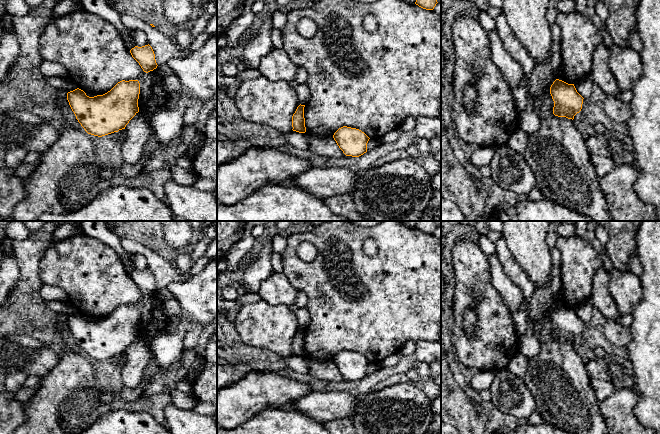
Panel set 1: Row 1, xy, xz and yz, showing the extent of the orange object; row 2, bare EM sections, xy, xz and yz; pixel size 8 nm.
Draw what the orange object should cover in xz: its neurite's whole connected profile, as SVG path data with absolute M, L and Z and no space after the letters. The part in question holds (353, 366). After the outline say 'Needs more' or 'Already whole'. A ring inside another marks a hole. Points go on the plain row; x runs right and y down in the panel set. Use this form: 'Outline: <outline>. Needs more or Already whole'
Outline: M343 350L333 359L346 380L359 381L367 376L369 361L359 353Z. Already whole

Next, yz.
Outline: M556 303L550 311L554 325L553 338L558 341L574 343L582 333L583 321L577 316L574 308Z. Already whole

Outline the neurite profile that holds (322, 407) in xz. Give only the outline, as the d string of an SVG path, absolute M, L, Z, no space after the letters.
M312 391L290 403L297 408L297 411L324 424L328 421L351 419L357 400L358 396L345 391Z

